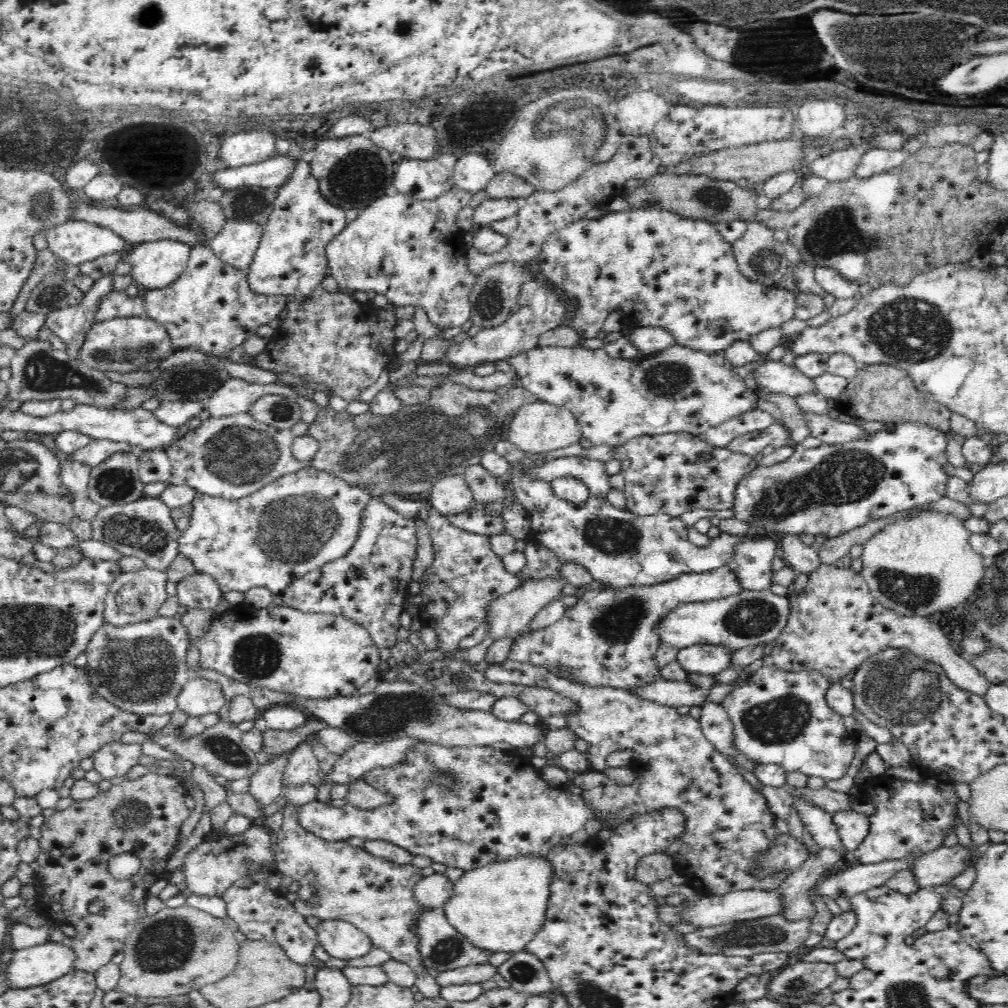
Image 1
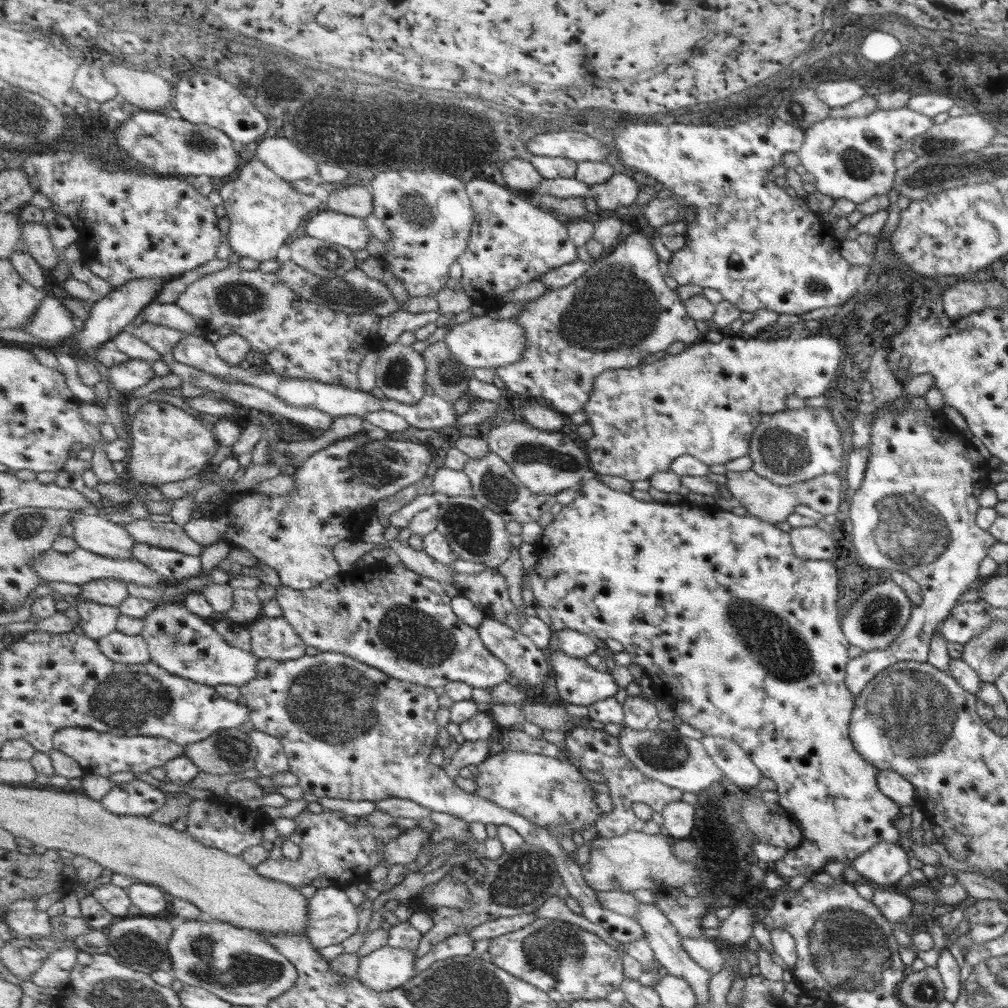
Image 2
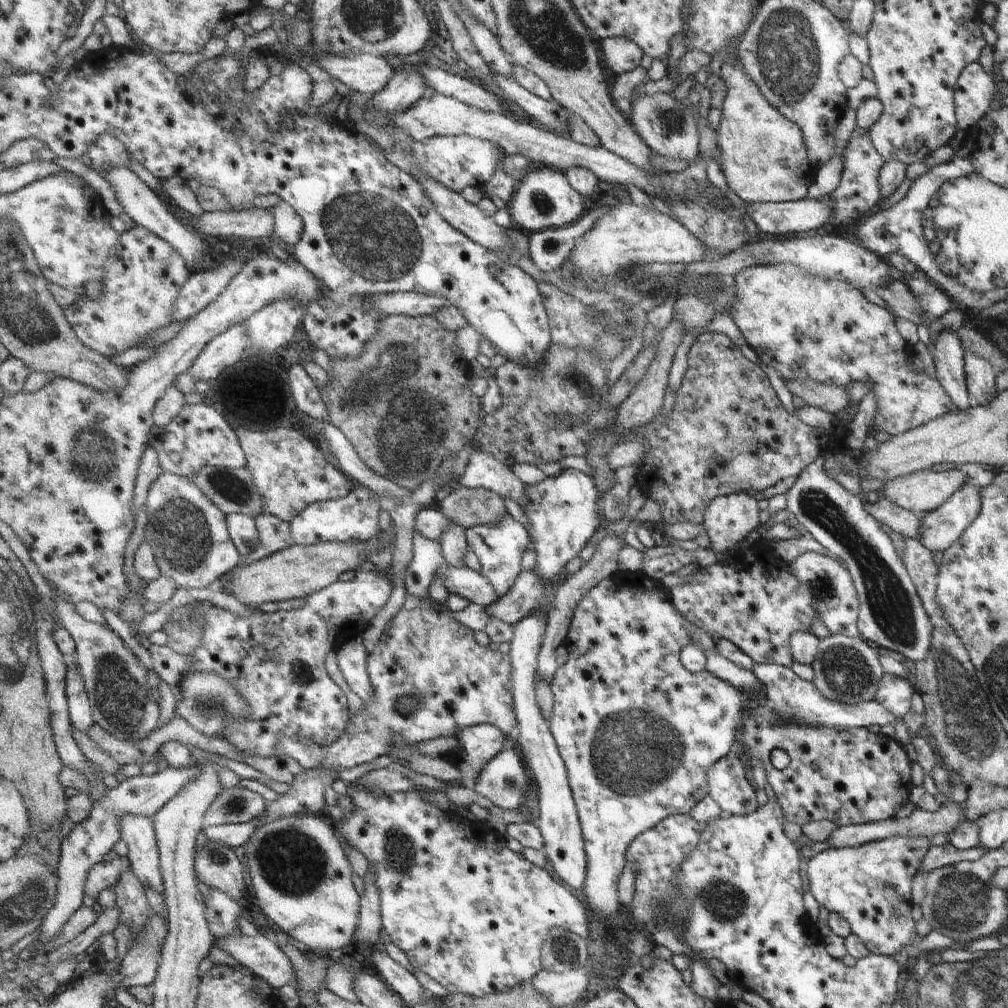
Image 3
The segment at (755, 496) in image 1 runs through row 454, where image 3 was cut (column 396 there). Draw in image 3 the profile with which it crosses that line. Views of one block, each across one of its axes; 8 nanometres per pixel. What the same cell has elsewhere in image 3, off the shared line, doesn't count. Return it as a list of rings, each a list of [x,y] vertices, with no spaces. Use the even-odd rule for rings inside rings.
[[[355,782],[346,784],[343,789],[350,798],[353,808],[347,814],[343,813],[344,821],[339,825],[339,830],[341,837],[345,839],[344,843],[359,850],[366,857],[369,866],[372,867],[382,902],[381,914],[384,930],[390,936],[391,941],[407,954],[415,968],[439,982],[441,986],[449,990],[451,995],[459,992],[474,997],[487,997],[495,993],[506,993],[515,989],[516,986],[531,982],[543,970],[542,949],[552,928],[561,927],[583,938],[589,936],[587,910],[579,902],[579,898],[573,892],[569,892],[569,888],[563,886],[563,883],[559,884],[557,880],[553,880],[553,876],[547,870],[529,862],[527,858],[523,857],[524,854],[511,850],[507,837],[502,833],[495,832],[495,830],[474,821],[463,820],[450,810],[441,810],[425,798],[425,792],[433,793],[427,789],[414,788],[405,792],[375,794],[367,787],[356,787],[353,784]]]

